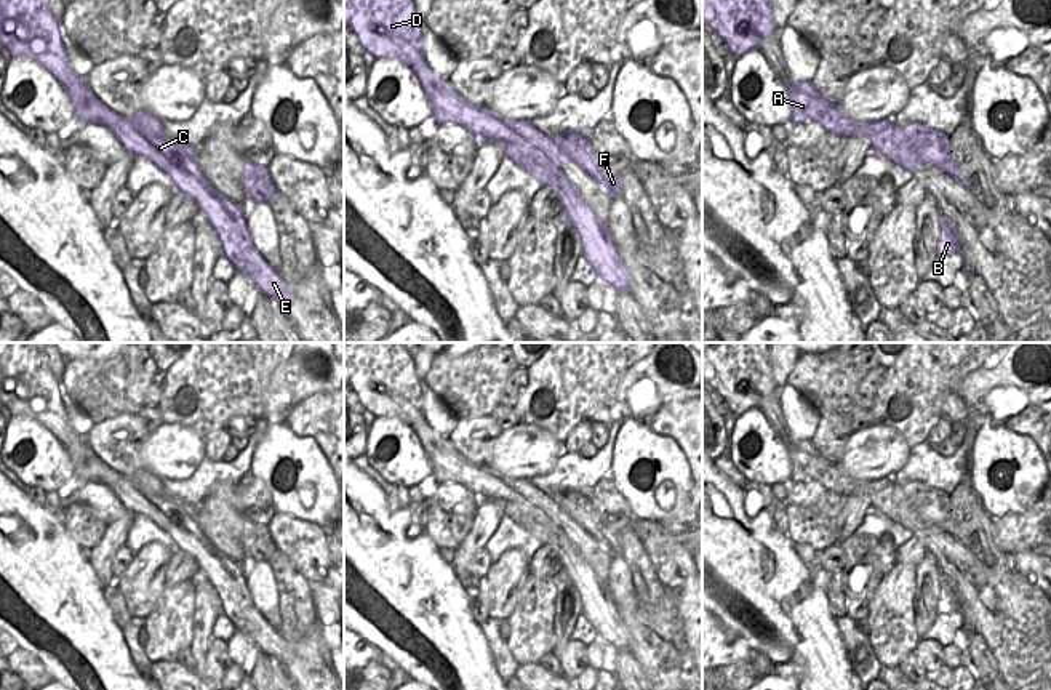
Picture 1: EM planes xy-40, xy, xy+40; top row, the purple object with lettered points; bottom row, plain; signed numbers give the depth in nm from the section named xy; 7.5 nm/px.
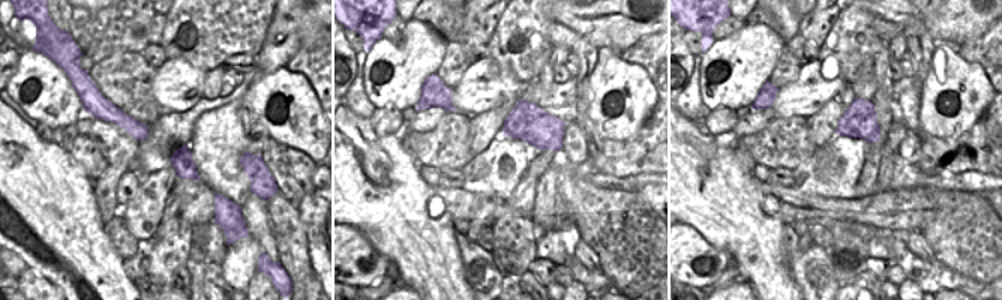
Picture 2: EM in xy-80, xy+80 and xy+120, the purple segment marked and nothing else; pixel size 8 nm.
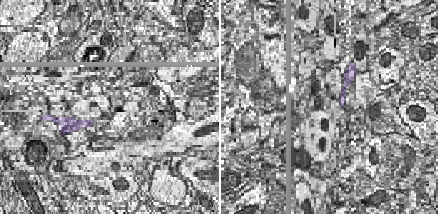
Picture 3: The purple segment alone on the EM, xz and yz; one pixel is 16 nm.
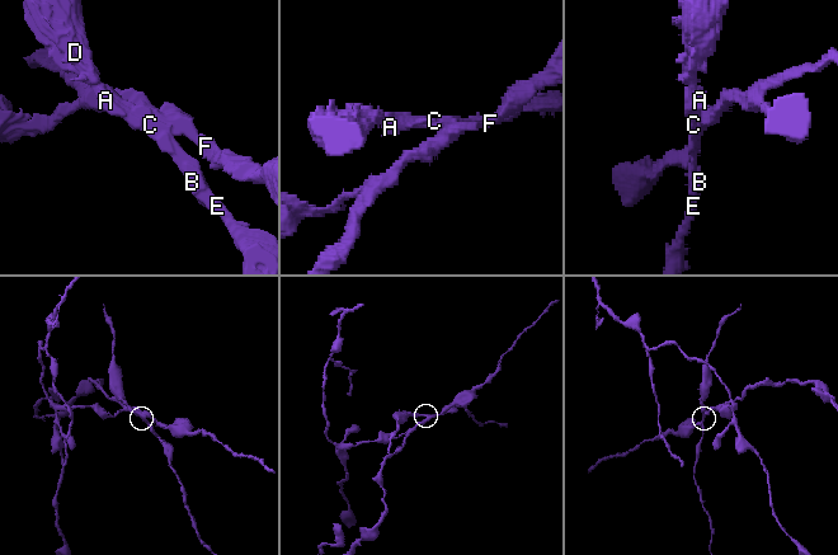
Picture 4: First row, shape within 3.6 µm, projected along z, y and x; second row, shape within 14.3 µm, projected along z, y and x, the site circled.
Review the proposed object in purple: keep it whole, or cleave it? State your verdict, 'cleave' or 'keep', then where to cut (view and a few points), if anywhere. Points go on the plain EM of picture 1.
cleave; cut in xy+40 along (914, 482), (912, 508), (917, 514), (917, 522)

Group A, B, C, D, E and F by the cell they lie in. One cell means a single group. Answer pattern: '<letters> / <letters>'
A B C D E / F

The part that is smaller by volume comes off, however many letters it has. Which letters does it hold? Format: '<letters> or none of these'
A, B, C, D, E

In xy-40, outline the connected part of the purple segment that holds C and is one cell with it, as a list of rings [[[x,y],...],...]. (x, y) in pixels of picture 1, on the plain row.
[[[0,343],[0,402],[14,416],[26,415],[48,431],[51,431],[66,448],[77,479],[80,482],[101,482],[115,493],[131,514],[142,514],[152,519],[160,528],[168,532],[178,549],[189,552],[198,562],[198,567],[206,573],[208,581],[214,586],[221,599],[221,612],[230,623],[246,636],[250,636],[261,653],[275,658],[282,668],[291,661],[291,650],[286,640],[275,631],[264,616],[258,612],[250,589],[246,586],[243,567],[224,554],[202,532],[195,511],[197,504],[187,504],[174,496],[168,496],[163,490],[163,479],[150,471],[133,474],[131,479],[112,469],[101,461],[86,443],[85,437],[78,435],[70,426],[61,399],[61,381],[56,379],[48,367],[48,359],[34,343]]]

